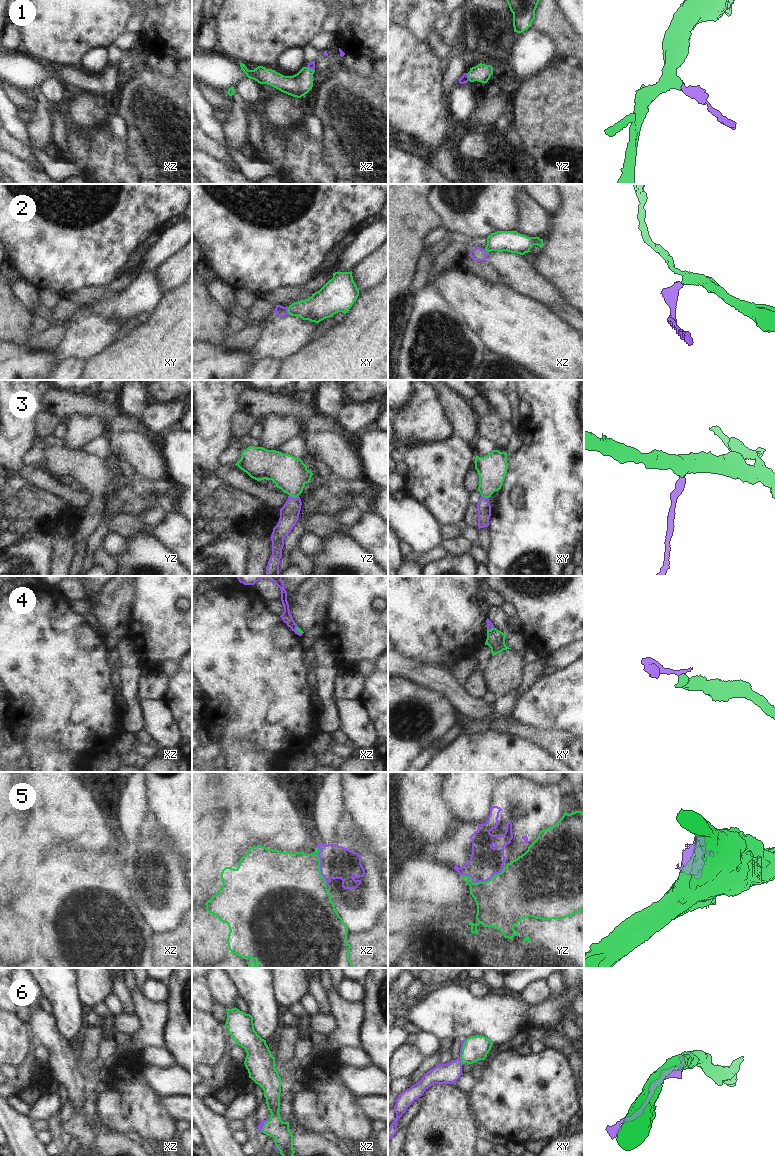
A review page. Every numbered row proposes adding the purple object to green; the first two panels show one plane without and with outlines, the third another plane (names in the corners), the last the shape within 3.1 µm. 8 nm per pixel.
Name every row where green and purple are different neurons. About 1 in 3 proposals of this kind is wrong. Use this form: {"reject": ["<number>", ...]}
{"reject": ["4", "5"]}

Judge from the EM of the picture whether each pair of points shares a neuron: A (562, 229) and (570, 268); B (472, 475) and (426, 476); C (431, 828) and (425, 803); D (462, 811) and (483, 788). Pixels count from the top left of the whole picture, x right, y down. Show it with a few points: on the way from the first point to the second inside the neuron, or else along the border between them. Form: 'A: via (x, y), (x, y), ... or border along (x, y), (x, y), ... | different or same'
A: via (570, 239), (570, 258) | same
B: border along (468, 469), (465, 475), (464, 488), (469, 493) | different
C: via (428, 822), (425, 809) | same
D: via (468, 805), (477, 794) | same

